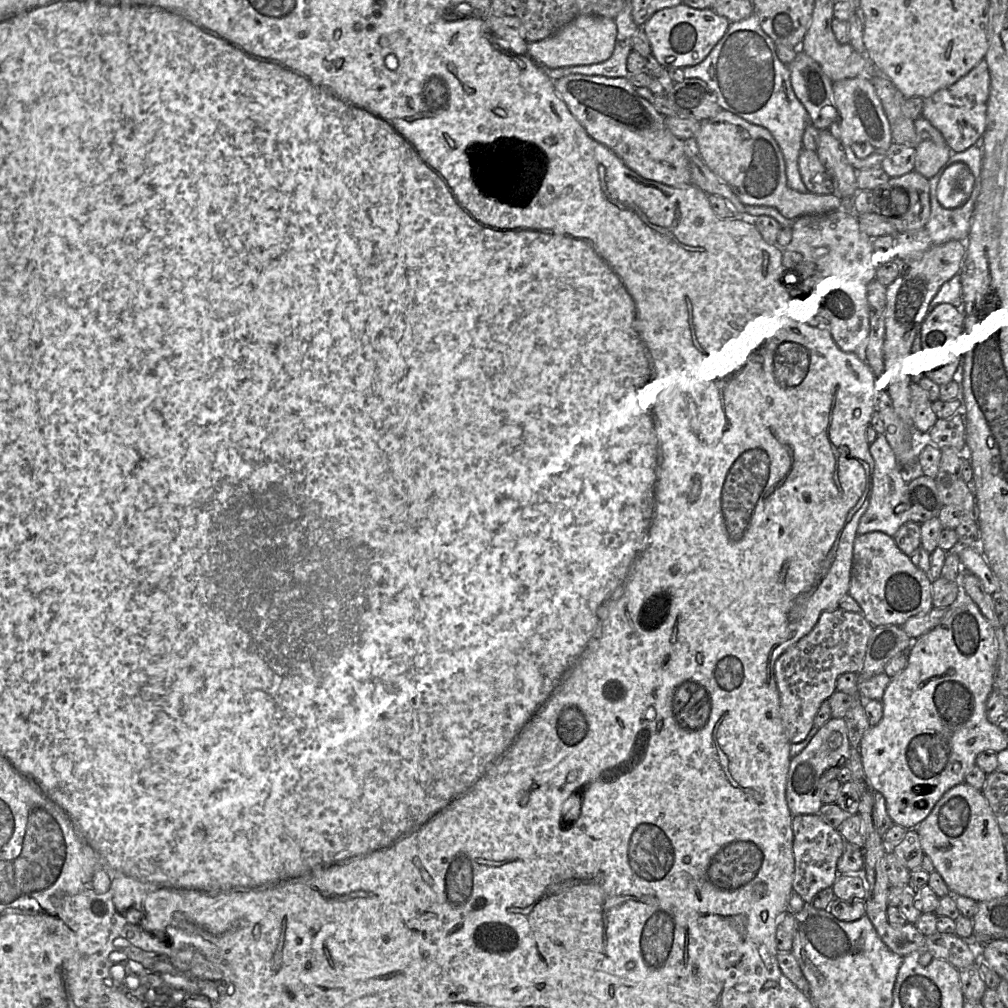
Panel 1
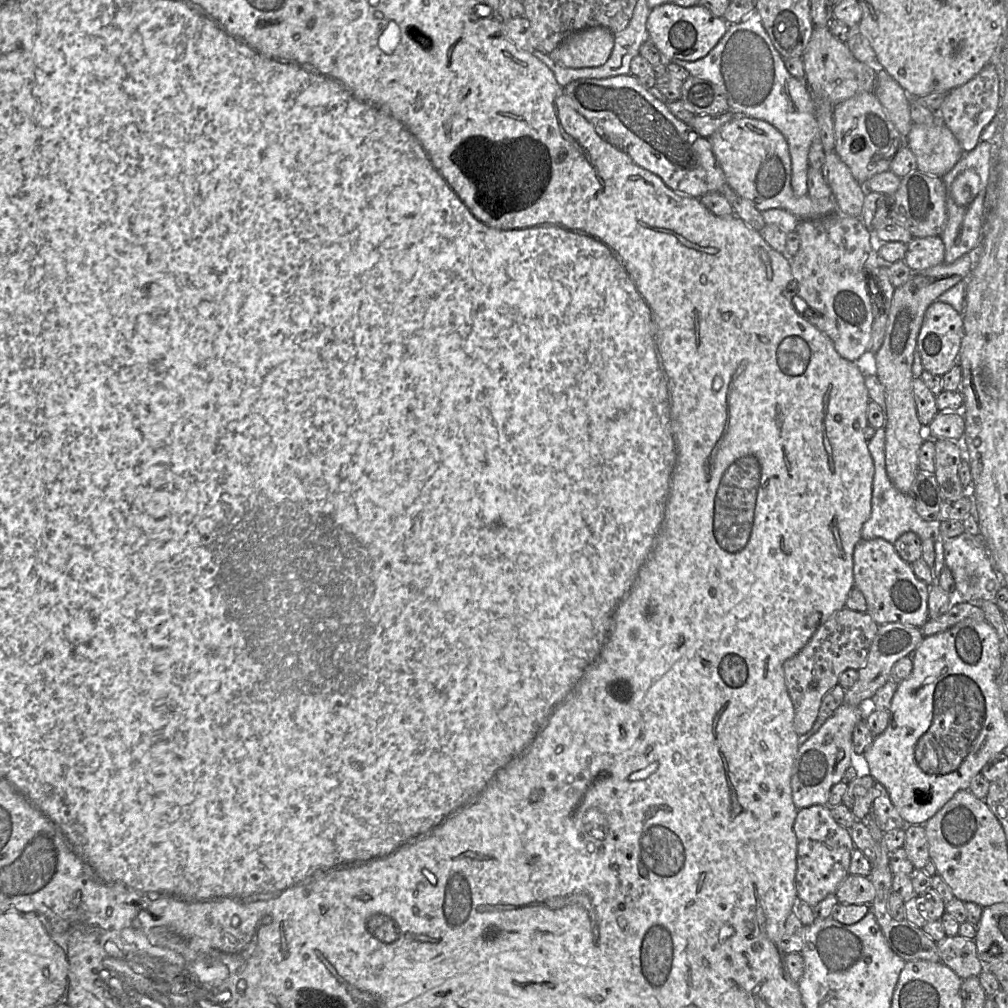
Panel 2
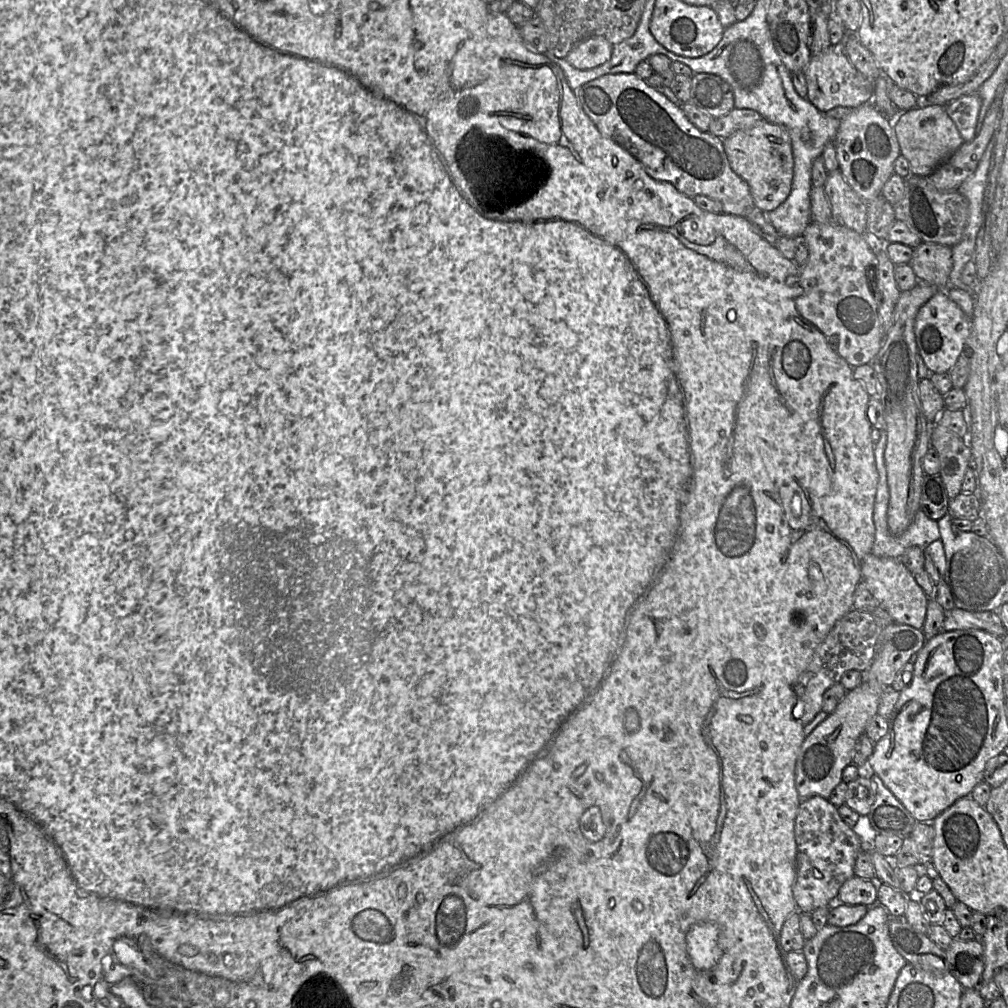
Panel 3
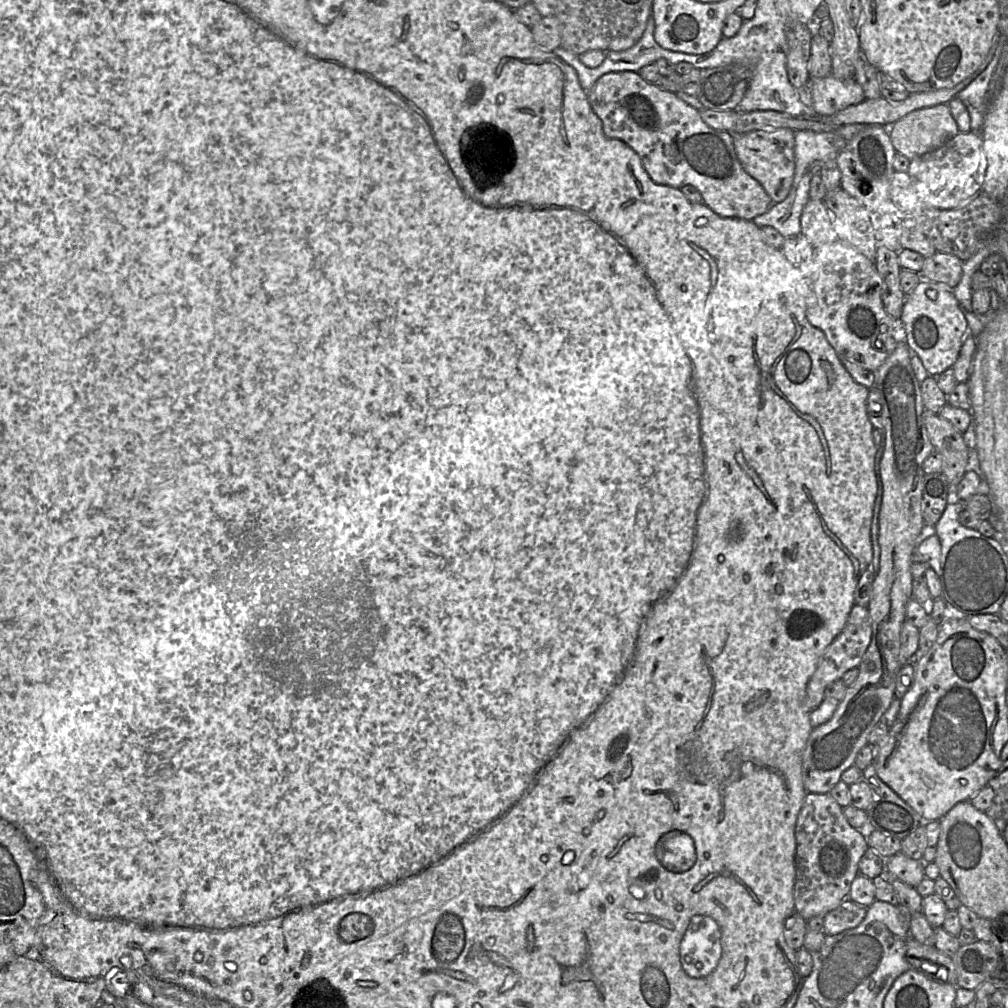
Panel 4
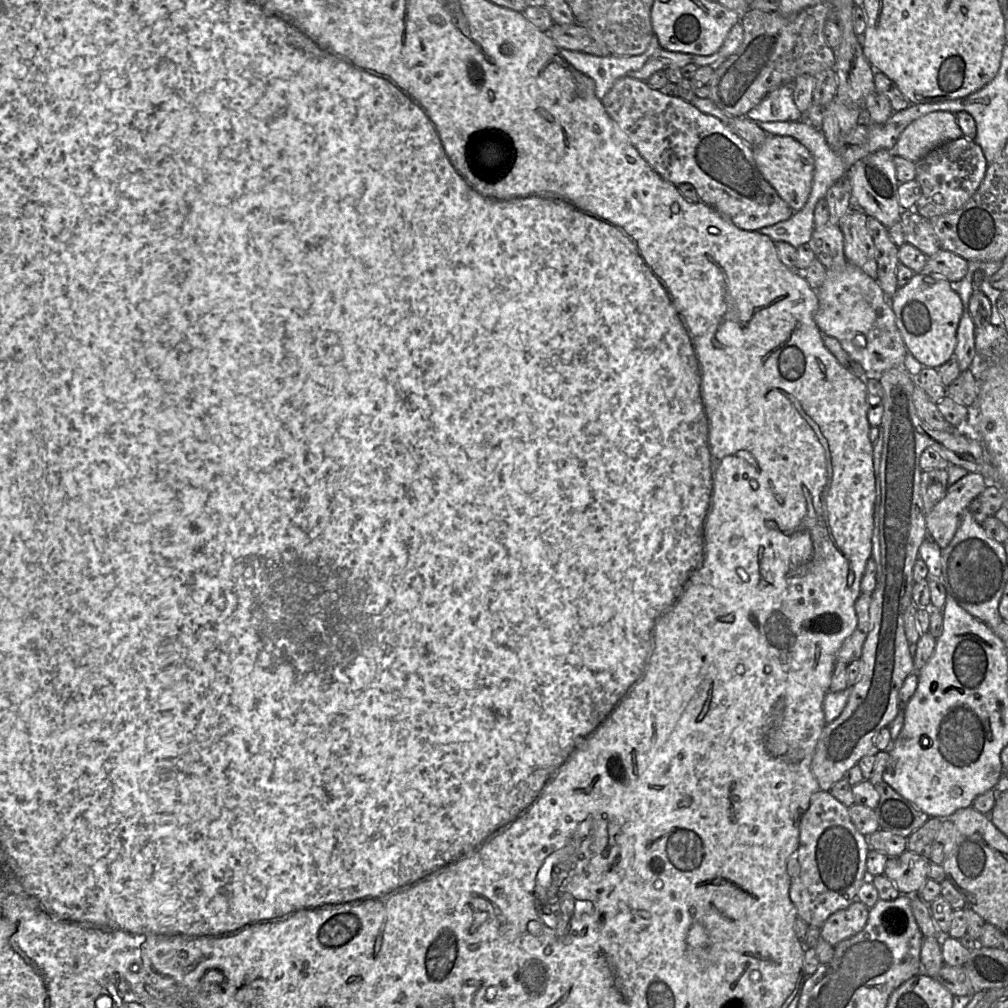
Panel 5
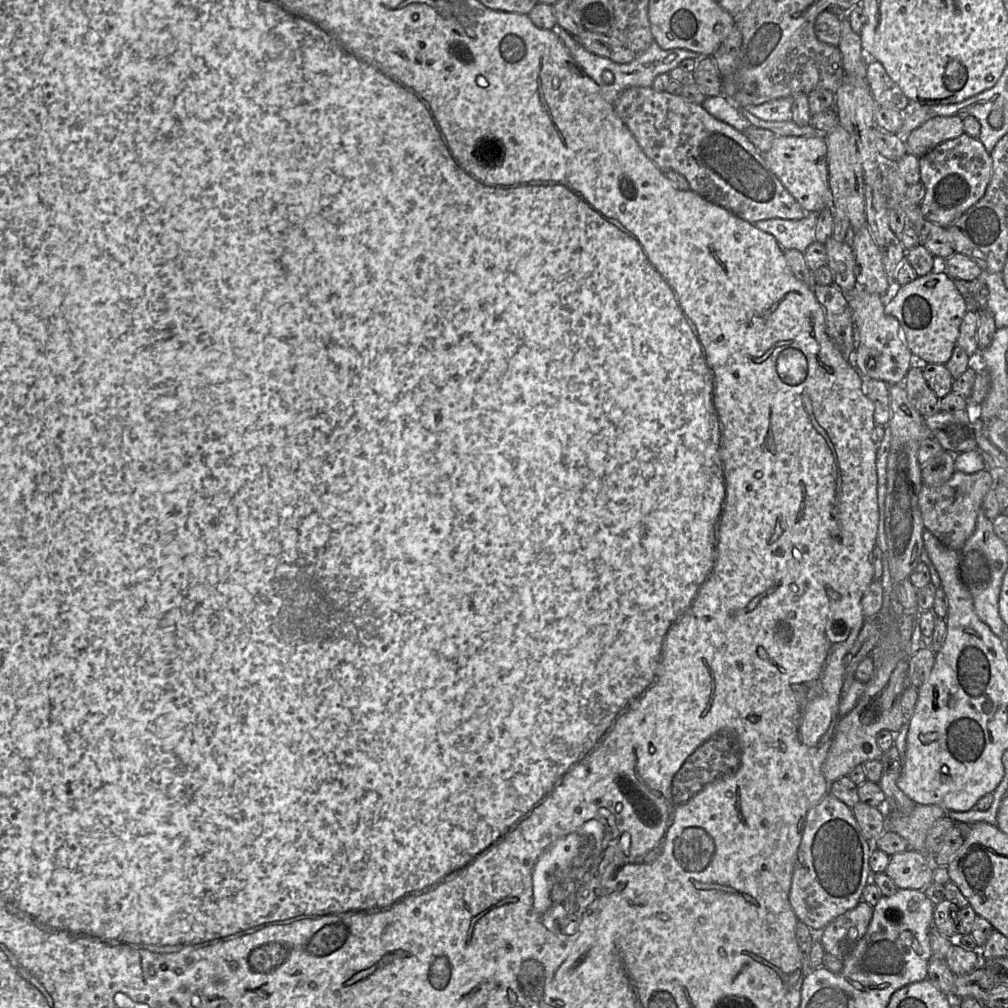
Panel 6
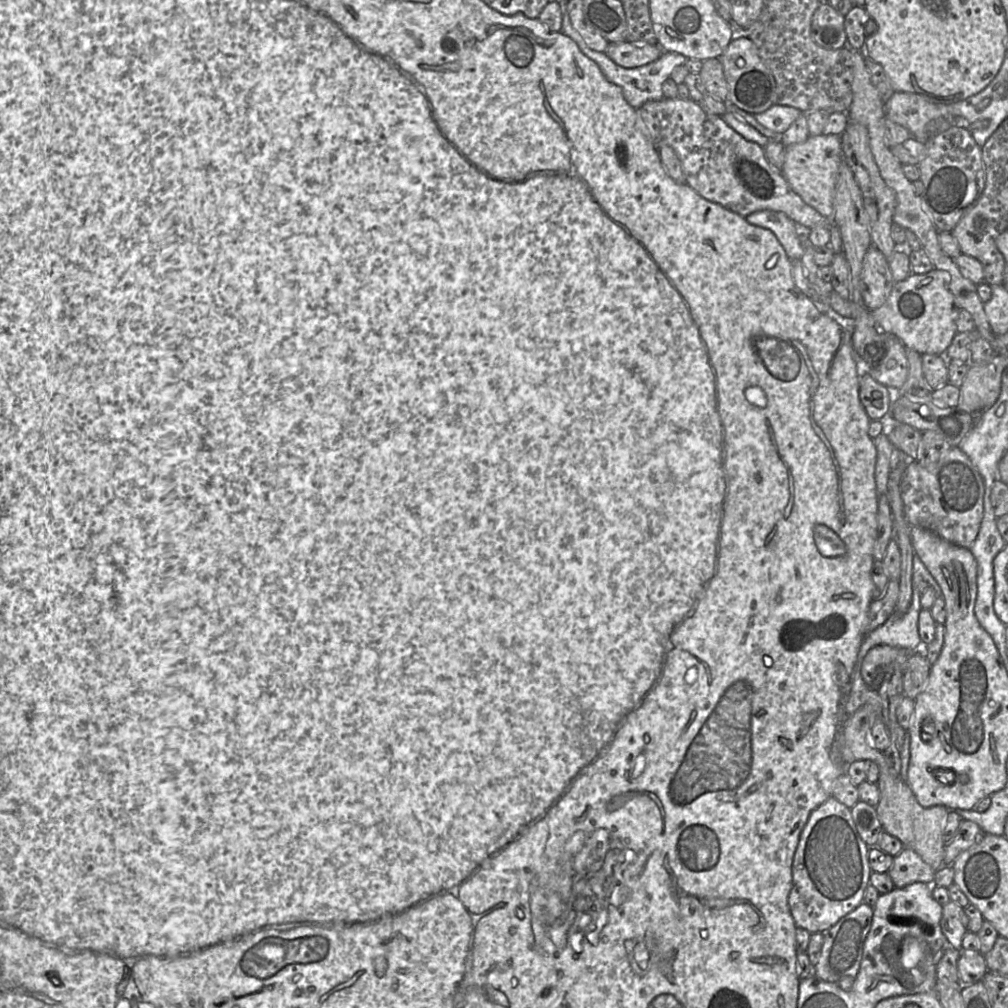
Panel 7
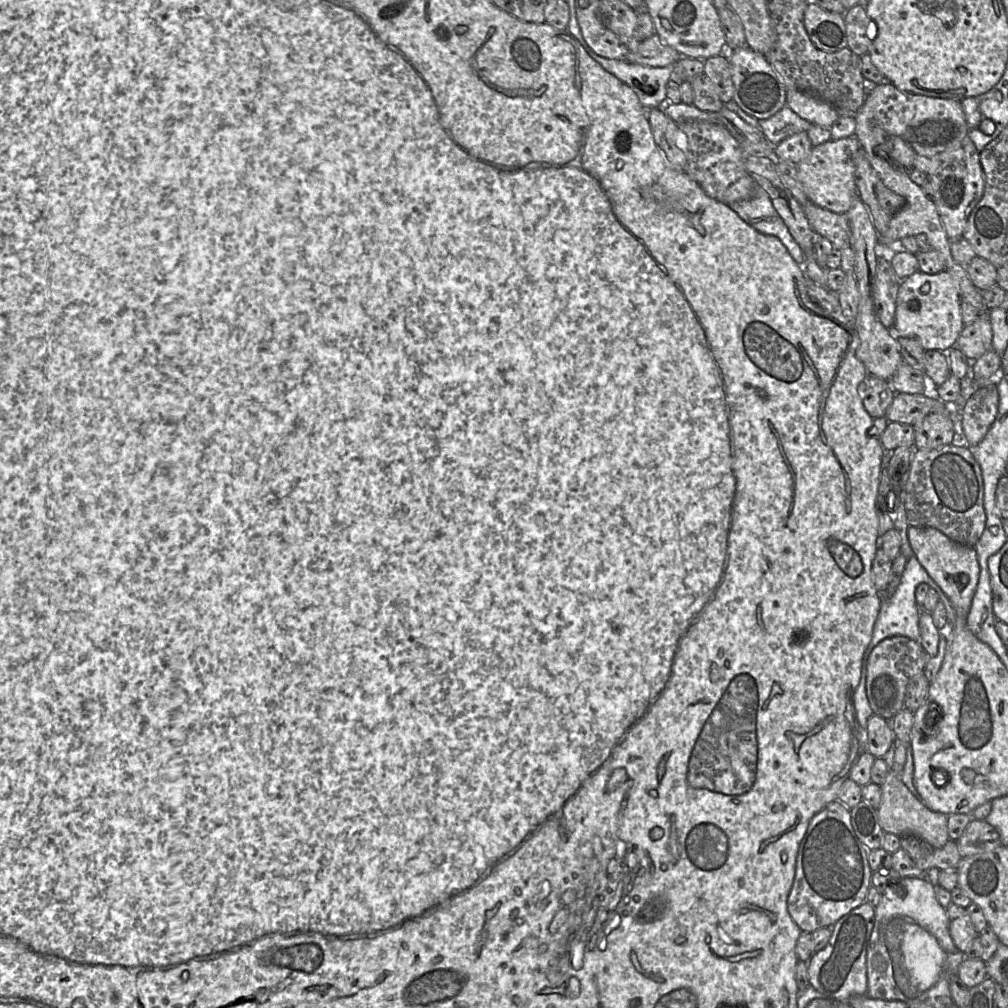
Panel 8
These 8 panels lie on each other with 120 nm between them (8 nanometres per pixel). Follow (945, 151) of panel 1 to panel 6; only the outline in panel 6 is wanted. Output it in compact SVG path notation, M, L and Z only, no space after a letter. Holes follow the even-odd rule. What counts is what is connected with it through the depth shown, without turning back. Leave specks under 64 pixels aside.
M958 115L935 116L912 130L903 140L907 153L920 156L938 144L957 138L963 133L963 121Z

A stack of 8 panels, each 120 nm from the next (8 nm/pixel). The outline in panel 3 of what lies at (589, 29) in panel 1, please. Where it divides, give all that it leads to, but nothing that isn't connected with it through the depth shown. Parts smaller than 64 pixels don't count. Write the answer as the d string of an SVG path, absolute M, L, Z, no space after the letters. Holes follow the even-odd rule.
M594 36L576 44L565 59L576 69L590 70L611 58L613 45L602 36Z

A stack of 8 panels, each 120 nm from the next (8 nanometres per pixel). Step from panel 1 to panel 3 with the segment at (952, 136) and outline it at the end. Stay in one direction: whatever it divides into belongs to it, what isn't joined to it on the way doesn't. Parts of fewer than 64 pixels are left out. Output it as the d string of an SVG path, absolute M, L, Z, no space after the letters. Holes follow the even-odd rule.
M977 92L963 95L946 105L946 112L956 125L964 142L976 136L975 127L981 109L981 98Z

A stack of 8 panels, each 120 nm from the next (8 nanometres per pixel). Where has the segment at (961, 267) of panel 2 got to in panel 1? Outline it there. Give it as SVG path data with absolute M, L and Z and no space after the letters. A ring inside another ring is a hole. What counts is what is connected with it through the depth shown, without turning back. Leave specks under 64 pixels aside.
M952 240L943 245L933 245L921 258L915 261L903 261L902 272L887 287L883 345L884 372L878 380L880 388L886 389L890 395L894 410L908 426L912 426L909 374L911 352L919 339L931 302L946 282L960 274L965 254L966 242Z

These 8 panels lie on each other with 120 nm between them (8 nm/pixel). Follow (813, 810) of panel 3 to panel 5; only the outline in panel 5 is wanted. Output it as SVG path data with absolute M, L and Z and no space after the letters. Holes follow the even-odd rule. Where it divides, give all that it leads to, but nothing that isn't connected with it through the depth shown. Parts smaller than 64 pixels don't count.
M829 791L816 792L800 822L799 845L788 859L787 871L790 877L790 899L797 909L797 918L804 920L808 926L821 928L827 918L838 910L847 908L855 900L857 893L866 879L866 859L870 846L868 836L863 836L852 823L849 808L838 801Z

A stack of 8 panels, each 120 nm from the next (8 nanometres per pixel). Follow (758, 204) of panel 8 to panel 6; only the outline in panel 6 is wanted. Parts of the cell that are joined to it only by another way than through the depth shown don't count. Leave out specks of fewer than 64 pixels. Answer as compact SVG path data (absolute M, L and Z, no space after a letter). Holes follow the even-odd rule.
M808 213L802 219L773 218L761 220L754 225L772 234L783 250L797 249L802 253L815 241L817 213Z

